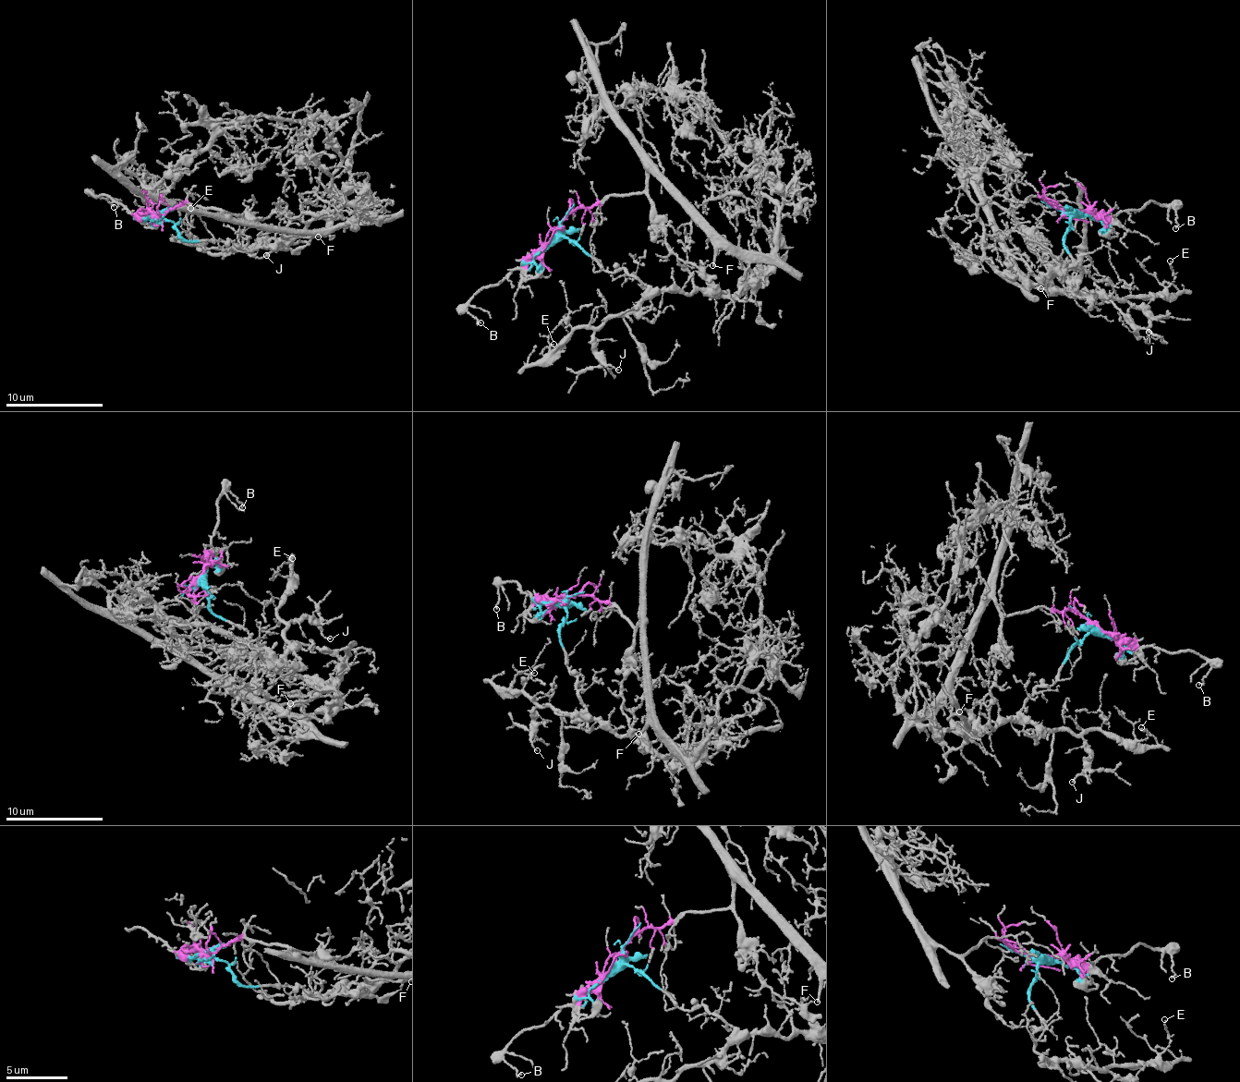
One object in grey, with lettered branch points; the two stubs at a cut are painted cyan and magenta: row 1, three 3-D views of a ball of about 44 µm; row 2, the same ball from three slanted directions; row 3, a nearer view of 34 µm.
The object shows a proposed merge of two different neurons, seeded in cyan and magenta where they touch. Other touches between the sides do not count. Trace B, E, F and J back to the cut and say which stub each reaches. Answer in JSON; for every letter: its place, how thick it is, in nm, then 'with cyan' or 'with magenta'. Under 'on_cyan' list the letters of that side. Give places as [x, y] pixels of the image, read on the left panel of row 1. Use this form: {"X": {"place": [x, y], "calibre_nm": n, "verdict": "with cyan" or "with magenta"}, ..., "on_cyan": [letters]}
{"B": {"place": [114, 207], "calibre_nm": 160, "verdict": "with magenta"}, "E": {"place": [190, 208], "calibre_nm": 110, "verdict": "with cyan"}, "F": {"place": [318, 237], "calibre_nm": 180, "verdict": "with magenta"}, "J": {"place": [266, 255], "calibre_nm": 130, "verdict": "with cyan"}, "on_cyan": ["E", "J"]}

